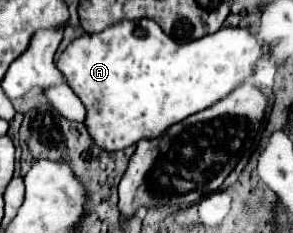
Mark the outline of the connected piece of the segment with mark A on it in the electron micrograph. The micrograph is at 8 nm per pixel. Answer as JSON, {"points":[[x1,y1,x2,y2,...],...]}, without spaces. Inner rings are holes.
{"points":[[144,18,140,24,120,22,100,34,84,34,62,52,56,66,88,110,86,124,92,140,96,140,100,148,114,152,124,150,142,138,156,138,172,124,220,102,244,84,244,80,254,74,256,64,268,54,270,46,262,44,250,28,222,28,200,40,176,44,154,20],[136,28,142,28,146,34,136,36]]}

